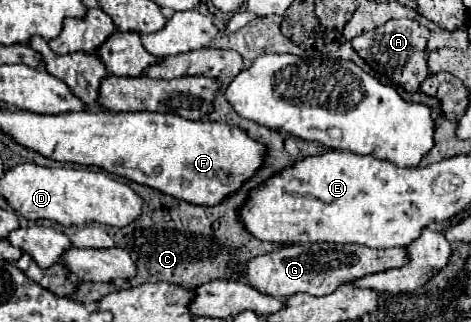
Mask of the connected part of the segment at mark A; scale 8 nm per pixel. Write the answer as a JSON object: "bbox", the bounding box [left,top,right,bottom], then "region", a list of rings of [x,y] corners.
{"bbox":[351,19,429,91],"region":[[[393,19],[387,21],[381,27],[375,27],[371,31],[361,33],[351,41],[353,49],[359,53],[359,57],[365,59],[365,63],[375,69],[379,75],[389,77],[393,83],[403,85],[407,91],[419,91],[421,83],[429,75],[427,69],[427,41],[429,41],[429,29],[419,25],[413,19]]]}

